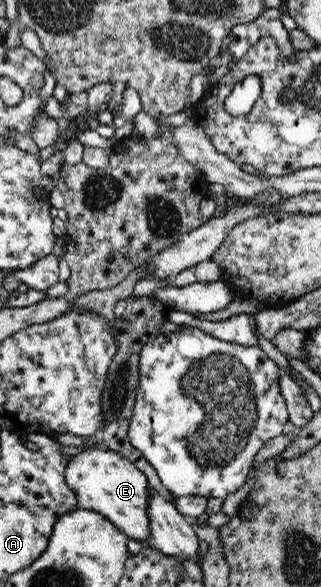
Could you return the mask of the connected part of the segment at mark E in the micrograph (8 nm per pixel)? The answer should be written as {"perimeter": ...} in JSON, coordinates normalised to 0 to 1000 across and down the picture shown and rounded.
{"perimeter":[[[262,755],[262,768],[227,777],[202,799],[202,821],[240,848],[243,865],[318,876],[393,915],[449,928],[467,922],[464,847],[474,835],[461,814],[424,792],[343,765]]]}

